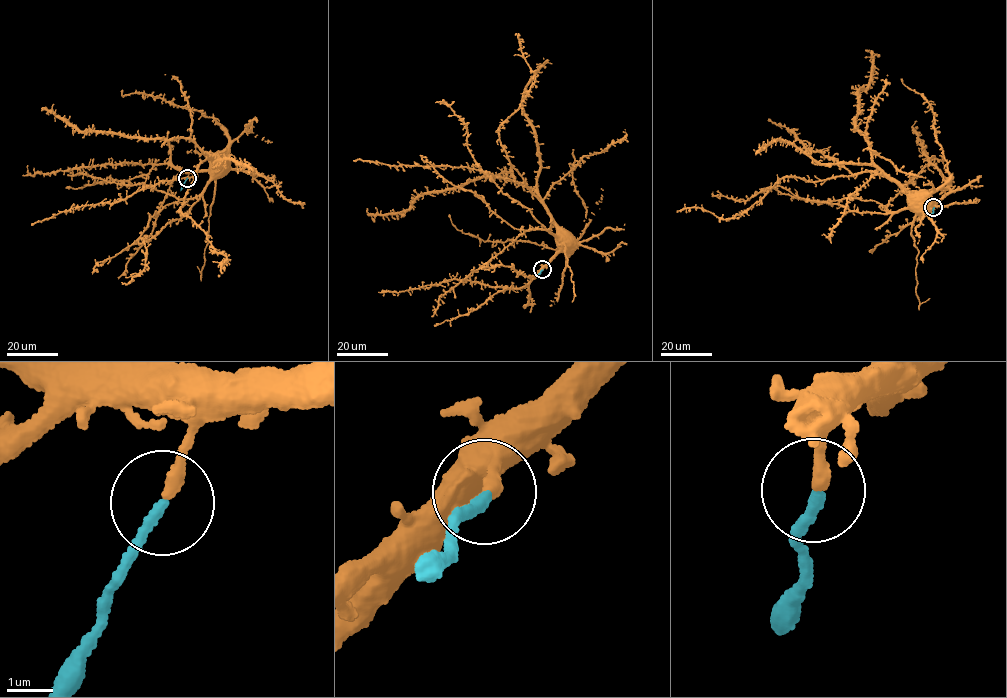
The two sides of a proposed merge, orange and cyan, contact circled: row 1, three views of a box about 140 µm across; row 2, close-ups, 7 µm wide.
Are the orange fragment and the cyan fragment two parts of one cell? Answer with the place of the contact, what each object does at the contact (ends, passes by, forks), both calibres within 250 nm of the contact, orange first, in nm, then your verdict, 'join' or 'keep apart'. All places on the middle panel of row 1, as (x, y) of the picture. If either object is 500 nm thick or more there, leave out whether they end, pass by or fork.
at (542, 269); orange ends there; cyan ends there; 280 nm thick on the orange side, 240 nm on the other; keep apart

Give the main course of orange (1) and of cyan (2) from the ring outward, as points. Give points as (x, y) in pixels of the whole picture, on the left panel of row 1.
1: (187, 178), (214, 161), (200, 165), (180, 209), (226, 257), (218, 277)
2: (187, 178), (180, 190)

